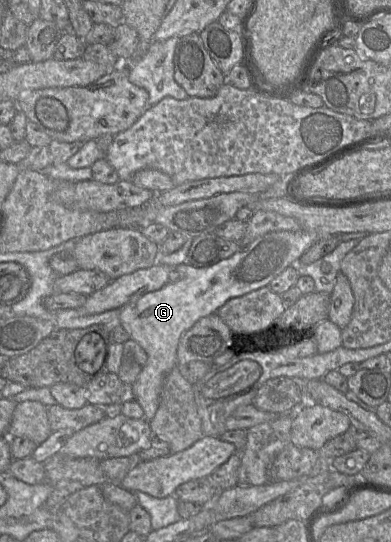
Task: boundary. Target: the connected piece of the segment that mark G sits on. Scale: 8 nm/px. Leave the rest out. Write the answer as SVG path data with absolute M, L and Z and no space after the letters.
M304 230L268 232L212 266L194 267L183 263L172 267L171 280L161 289L148 292L120 308L122 327L147 354L144 368L129 387L129 396L140 404L148 422L158 409L165 377L177 366L181 336L201 318L216 313L229 299L268 286L285 268L296 264L318 240L319 236Z

